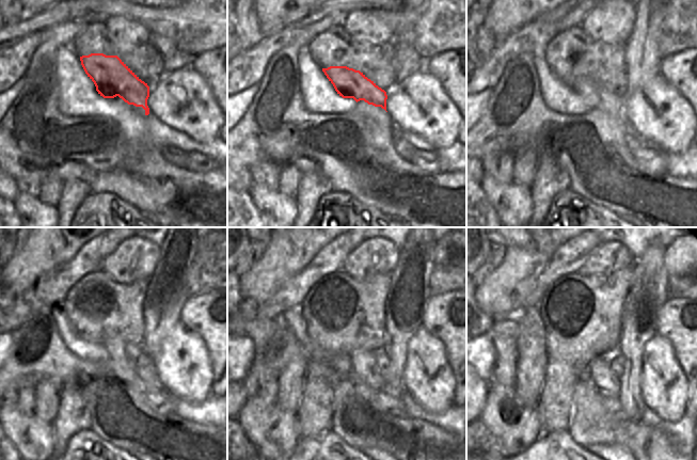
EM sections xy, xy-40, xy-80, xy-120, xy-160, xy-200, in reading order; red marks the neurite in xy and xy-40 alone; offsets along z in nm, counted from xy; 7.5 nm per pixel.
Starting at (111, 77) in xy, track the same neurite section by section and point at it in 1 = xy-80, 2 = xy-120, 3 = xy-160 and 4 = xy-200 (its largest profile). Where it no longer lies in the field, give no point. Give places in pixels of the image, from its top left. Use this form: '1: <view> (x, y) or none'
1: xy-80 (592, 94)
2: xy-120 (121, 351)
3: xy-160 (363, 361)
4: xy-200 (607, 382)

